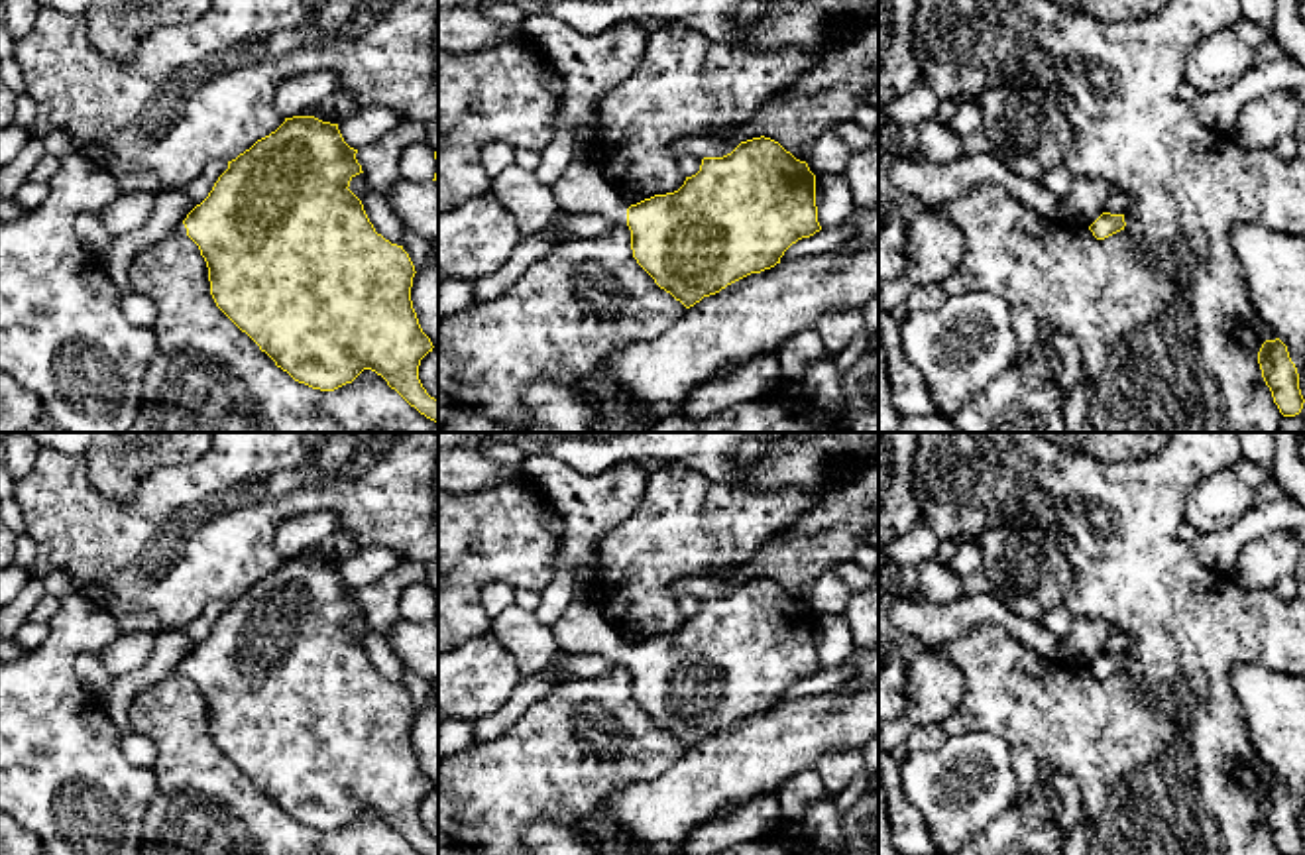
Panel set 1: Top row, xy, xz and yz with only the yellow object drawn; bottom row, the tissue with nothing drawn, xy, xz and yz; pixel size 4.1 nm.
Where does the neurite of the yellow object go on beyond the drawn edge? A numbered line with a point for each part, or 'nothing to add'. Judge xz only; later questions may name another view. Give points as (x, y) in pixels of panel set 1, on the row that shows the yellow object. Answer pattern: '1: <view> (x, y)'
1: xz (580, 189)

